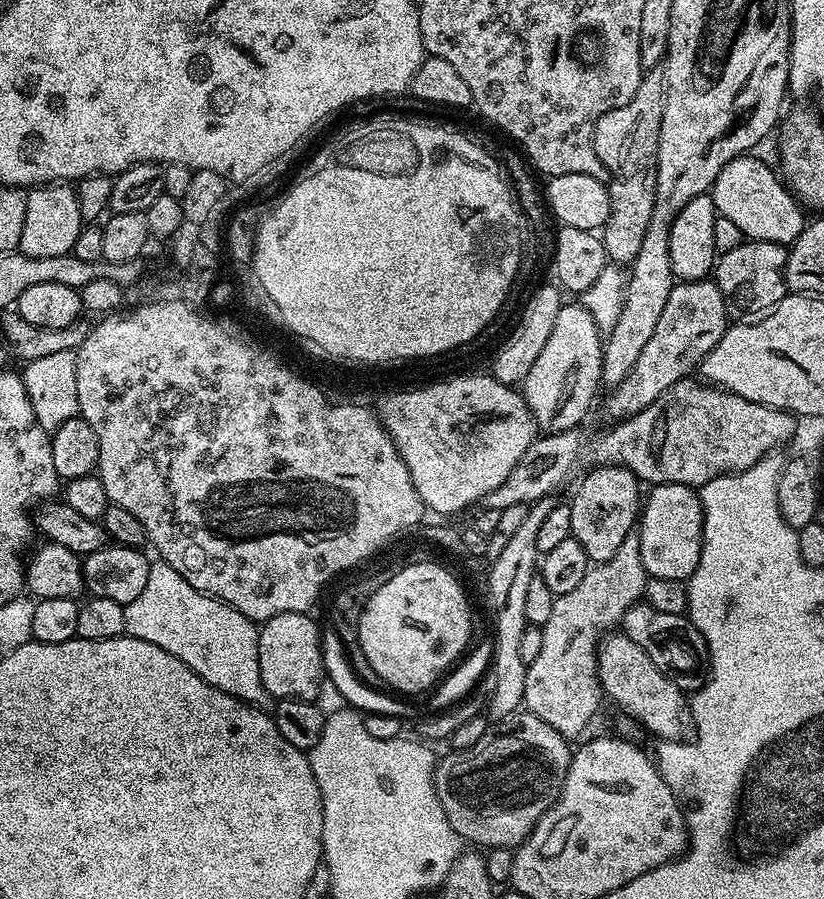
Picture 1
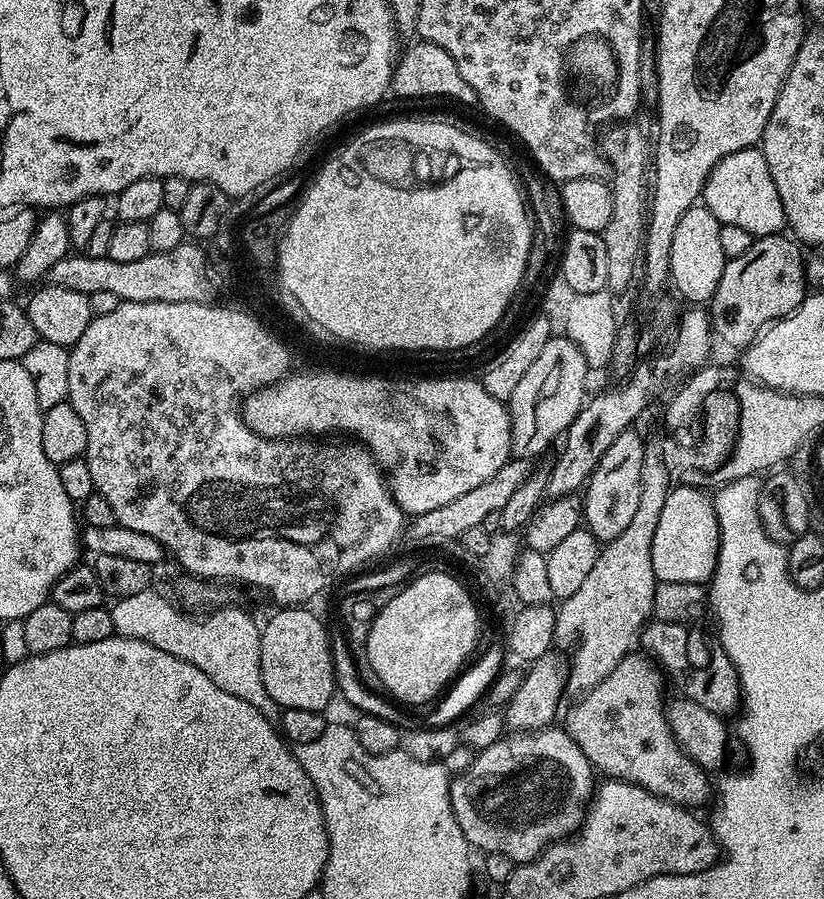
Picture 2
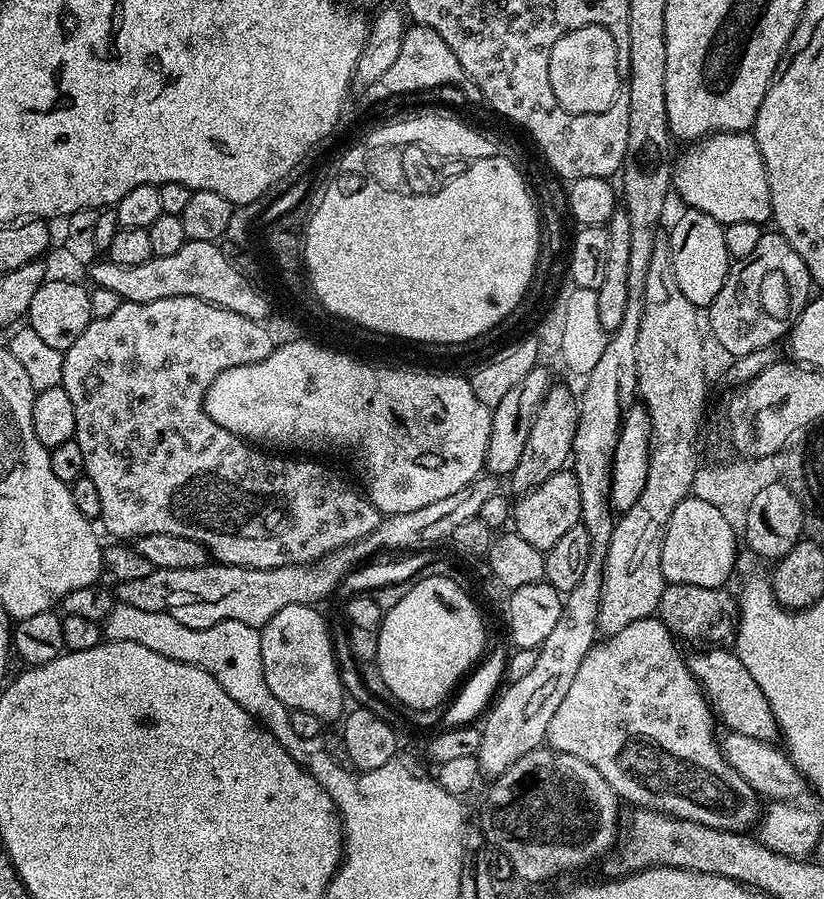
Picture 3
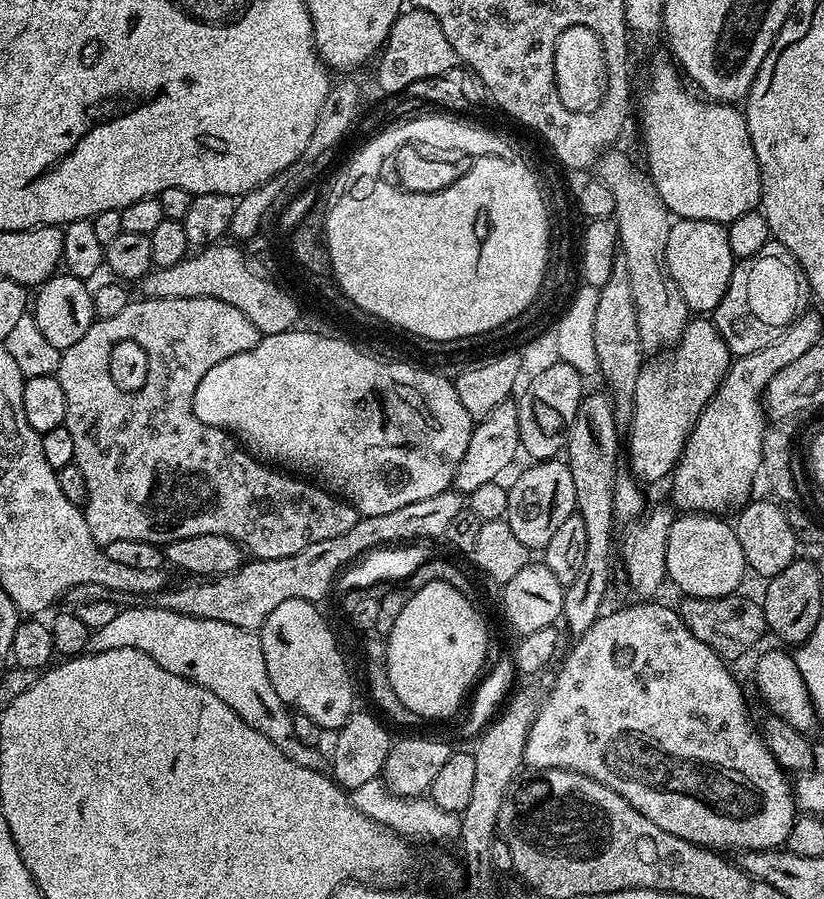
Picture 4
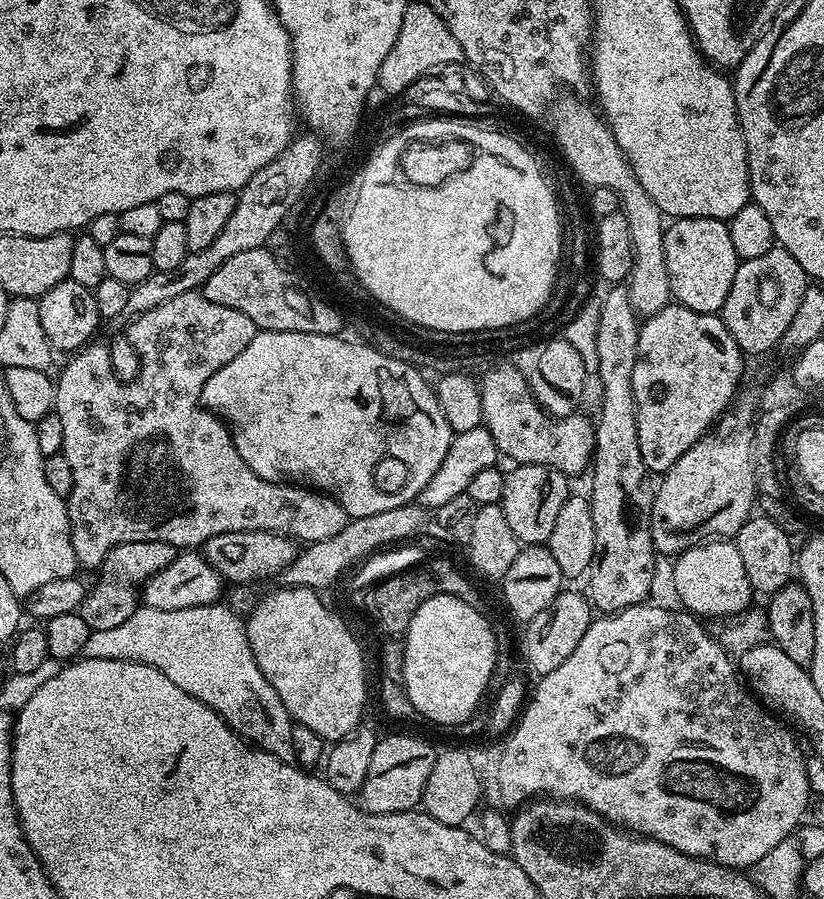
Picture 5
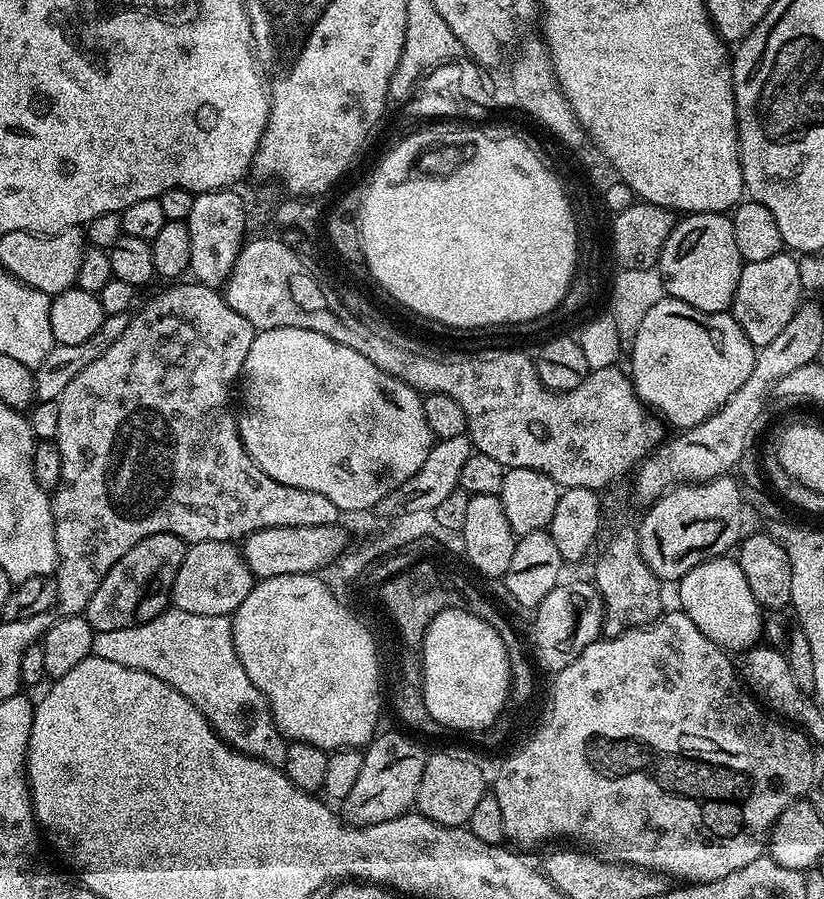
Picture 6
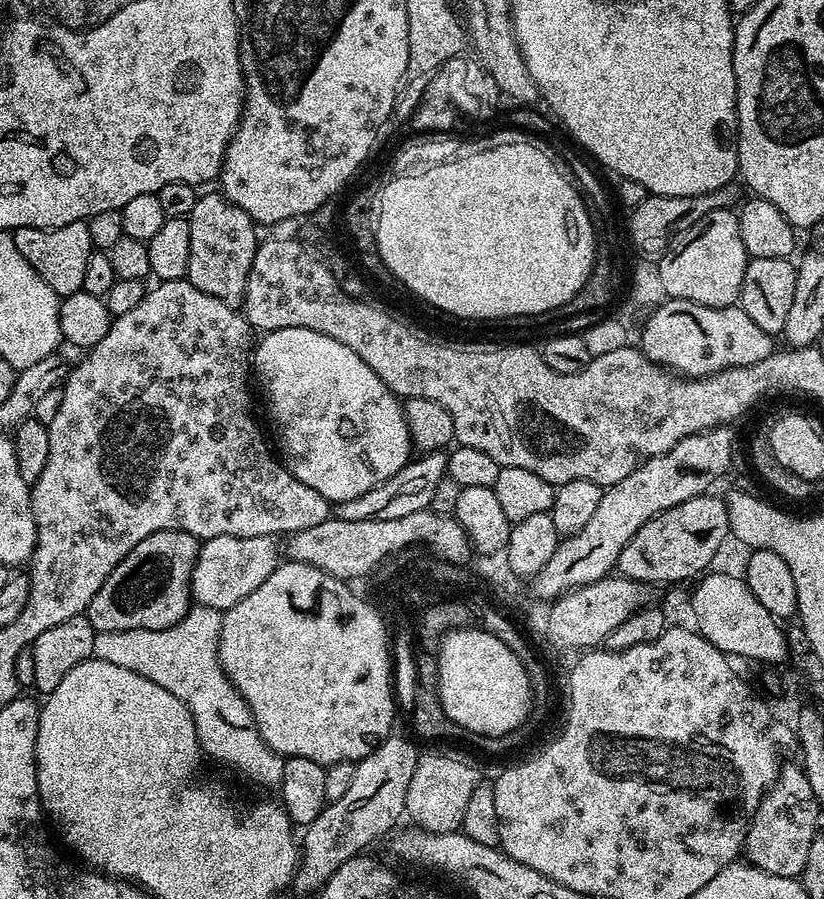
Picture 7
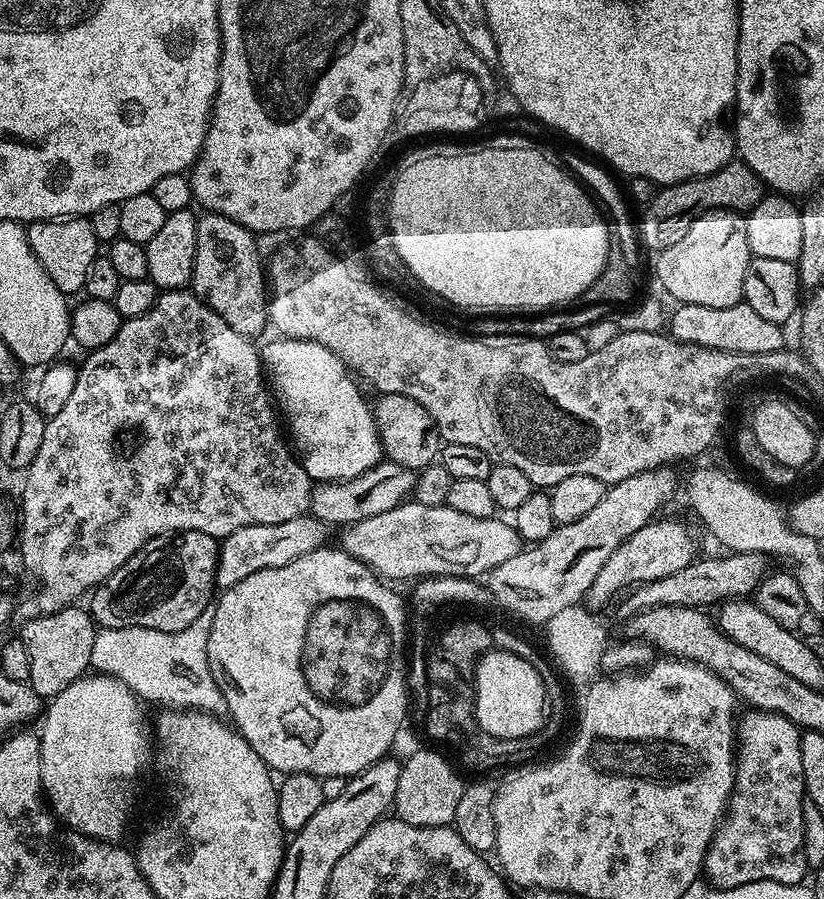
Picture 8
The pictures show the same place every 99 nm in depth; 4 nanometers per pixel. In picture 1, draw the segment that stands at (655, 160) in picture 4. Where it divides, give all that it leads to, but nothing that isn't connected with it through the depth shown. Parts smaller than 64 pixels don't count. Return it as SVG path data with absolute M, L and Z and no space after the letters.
M756 154L734 157L713 182L710 195L717 213L736 223L745 238L791 246L806 225L805 209L788 191L783 179Z

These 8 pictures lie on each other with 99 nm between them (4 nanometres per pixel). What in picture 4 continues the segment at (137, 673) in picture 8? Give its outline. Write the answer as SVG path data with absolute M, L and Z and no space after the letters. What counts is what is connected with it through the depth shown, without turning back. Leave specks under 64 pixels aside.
M149 606L149 608L121 607L114 614L114 619L106 622L106 626L91 629L87 651L93 653L106 650L126 650L127 648L142 650L142 654L150 654L150 658L154 658L154 662L158 662L158 666L162 666L162 670L170 670L170 674L178 674L182 678L193 680L198 686L208 688L210 694L218 694L218 698L222 698L222 702L226 702L226 706L230 706L230 710L234 710L234 714L238 714L238 718L242 718L242 722L246 722L246 726L250 726L254 730L258 730L258 734L270 738L270 742L274 742L274 746L278 746L278 750L282 750L282 754L286 754L286 758L290 758L290 762L298 762L298 766L307 768L319 769L321 767L321 749L311 748L298 742L298 738L294 734L293 713L288 705L282 702L282 698L278 698L278 690L274 690L274 682L270 682L270 674L266 674L266 658L262 654L260 637L255 631L230 626L230 622L187 616L181 612L155 606Z

